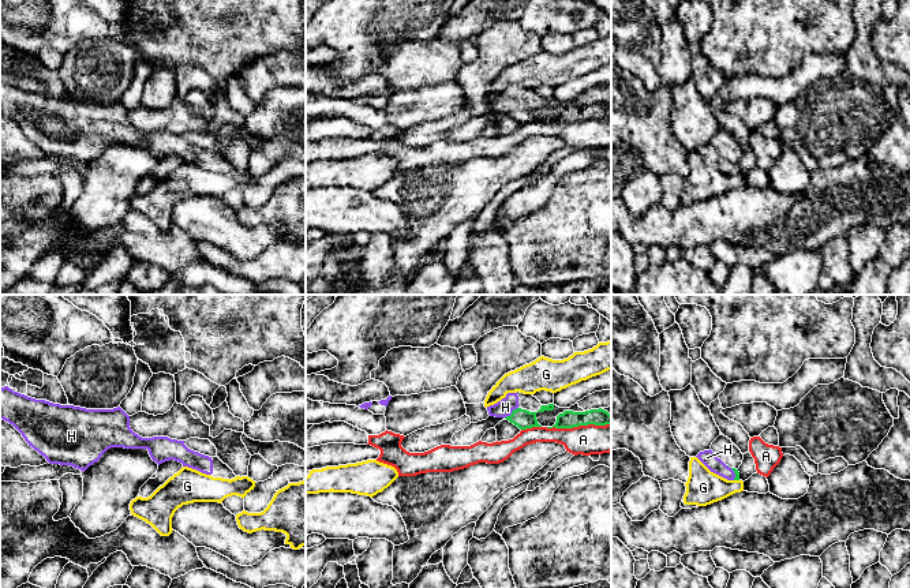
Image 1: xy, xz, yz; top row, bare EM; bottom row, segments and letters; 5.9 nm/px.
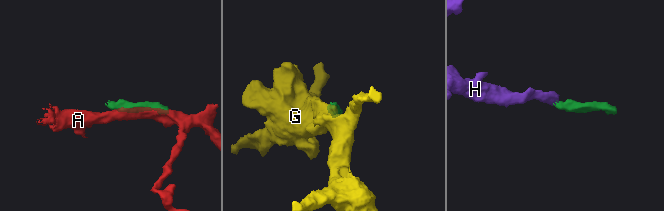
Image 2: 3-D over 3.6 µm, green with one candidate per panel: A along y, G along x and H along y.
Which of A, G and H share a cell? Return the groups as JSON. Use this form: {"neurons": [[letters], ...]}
{"neurons": [["A"], ["G"], ["H"]]}

